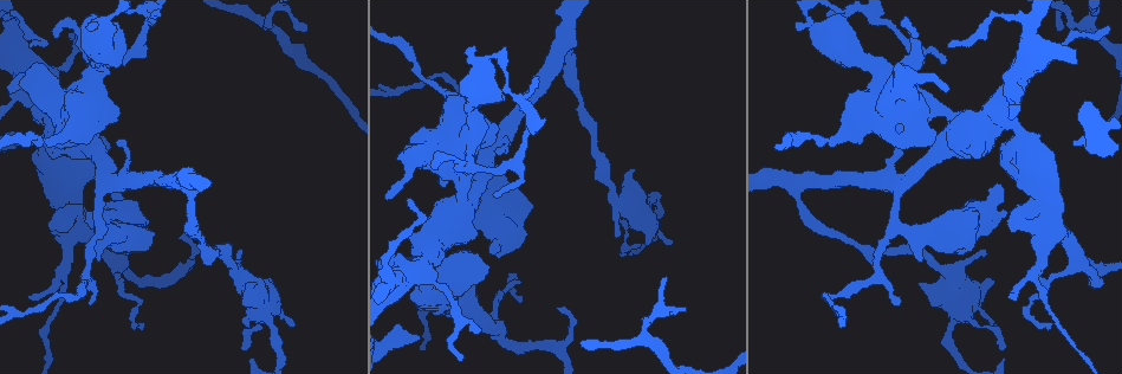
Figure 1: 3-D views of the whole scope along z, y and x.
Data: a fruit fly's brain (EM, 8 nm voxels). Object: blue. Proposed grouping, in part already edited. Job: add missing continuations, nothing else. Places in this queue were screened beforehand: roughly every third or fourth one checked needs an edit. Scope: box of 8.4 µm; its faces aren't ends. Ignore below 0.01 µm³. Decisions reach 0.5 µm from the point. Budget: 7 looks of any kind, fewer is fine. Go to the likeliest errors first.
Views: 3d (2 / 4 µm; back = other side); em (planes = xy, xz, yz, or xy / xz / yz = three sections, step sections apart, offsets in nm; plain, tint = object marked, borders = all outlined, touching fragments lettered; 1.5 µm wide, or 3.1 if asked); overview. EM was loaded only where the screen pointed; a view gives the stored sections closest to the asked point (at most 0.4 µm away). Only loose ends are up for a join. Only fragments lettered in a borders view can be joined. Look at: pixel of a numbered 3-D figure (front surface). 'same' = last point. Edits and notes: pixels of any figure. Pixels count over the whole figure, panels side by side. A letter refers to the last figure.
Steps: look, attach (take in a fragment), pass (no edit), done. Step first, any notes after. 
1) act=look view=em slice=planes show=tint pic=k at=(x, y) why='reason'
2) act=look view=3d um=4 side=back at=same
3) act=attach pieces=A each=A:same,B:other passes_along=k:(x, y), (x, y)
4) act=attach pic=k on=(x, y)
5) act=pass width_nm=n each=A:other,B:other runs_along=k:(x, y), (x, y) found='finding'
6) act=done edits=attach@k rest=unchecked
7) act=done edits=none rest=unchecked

act=look view=3d um=4 pic=1 at=(478, 332) why='thin end'

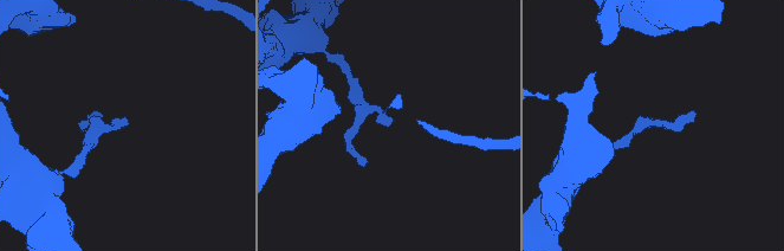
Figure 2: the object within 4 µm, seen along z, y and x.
act=look view=em slice=planes show=borders pic=2 at=(123, 118) why='now the EM'

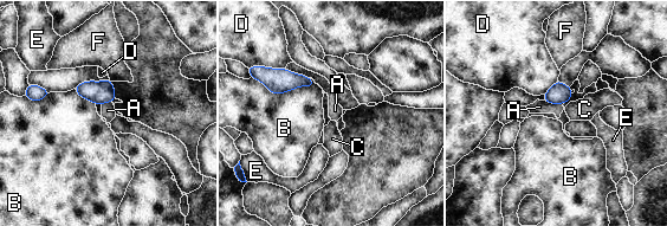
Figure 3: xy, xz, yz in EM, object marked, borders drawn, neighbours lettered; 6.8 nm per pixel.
act=pass each=A:other,B:other,C:other,D:other,E:other,F:other border=3:(270, 66), (285, 69) found='none of them fits'

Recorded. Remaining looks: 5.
act=look view=em slice=yz step=8 show=tint pic=1 at=(686, 308) why='tapers out'

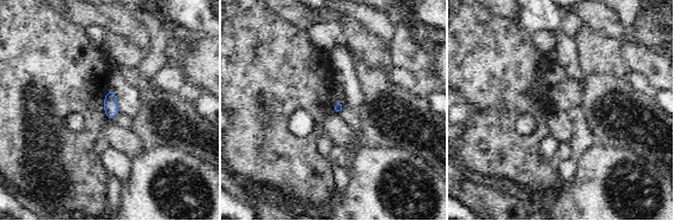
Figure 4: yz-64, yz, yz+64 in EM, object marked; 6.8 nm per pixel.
act=look view=em slice=planes show=borders at=same why='cut it another way'

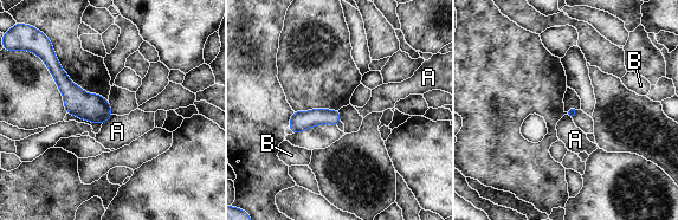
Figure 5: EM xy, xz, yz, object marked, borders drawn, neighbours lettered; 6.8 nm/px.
act=pass longest_contact=A:100nm each=A:other,B:other border=5:(112, 114), (103, 123) found='none of them fits'

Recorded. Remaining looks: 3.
act=look view=3d um=4 side=back pic=1 at=(797, 27) why='stops while still wide'

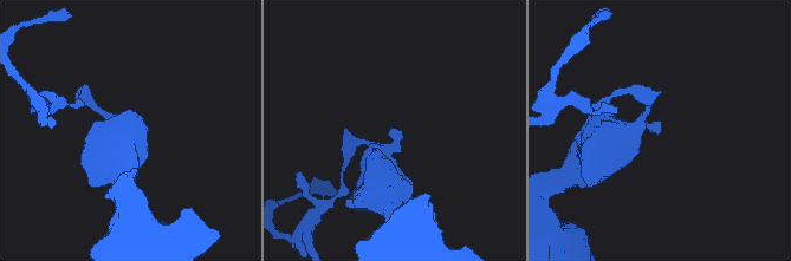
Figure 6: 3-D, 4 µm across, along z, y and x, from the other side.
act=look view=em slice=planes show=borders pic=6 at=(393, 129) why='need the tissue'

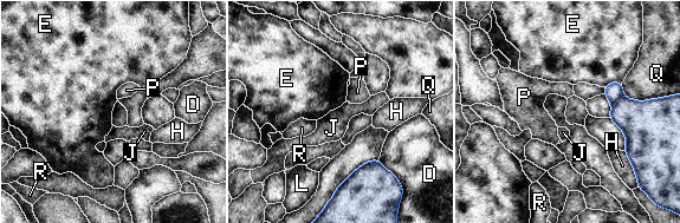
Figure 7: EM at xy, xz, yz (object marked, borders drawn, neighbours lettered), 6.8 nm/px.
act=pass longest_contact=Q:240nm each=D:other,E:other,H:other,J:other,L:other,P:other,Q:other,R:other border=7:(621, 83), (609, 83), (604, 87) found='none of them fits'

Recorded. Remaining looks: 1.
act=done edits=none rest=unchecked

